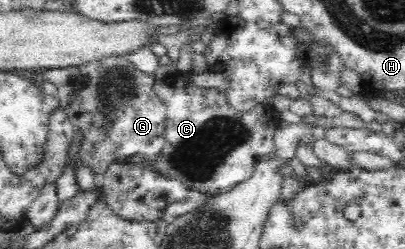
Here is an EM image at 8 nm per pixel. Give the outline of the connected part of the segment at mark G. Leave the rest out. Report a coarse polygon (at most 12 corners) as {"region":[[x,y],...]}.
{"region":[[124,55],[39,70],[96,175],[164,145],[156,78]]}

